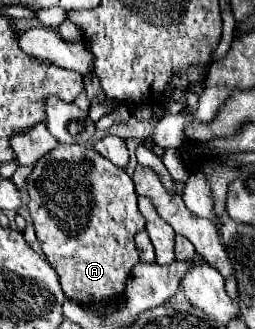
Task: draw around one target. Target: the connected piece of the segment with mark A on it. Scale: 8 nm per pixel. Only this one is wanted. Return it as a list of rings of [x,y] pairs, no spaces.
[[[59,144],[47,156],[35,162],[31,176],[27,178],[29,210],[35,224],[37,240],[49,260],[49,264],[59,274],[61,288],[69,300],[81,304],[93,302],[121,302],[125,290],[125,280],[139,256],[135,250],[135,234],[145,230],[145,218],[137,208],[137,192],[133,188],[131,176],[105,160],[99,152],[77,144]]]

